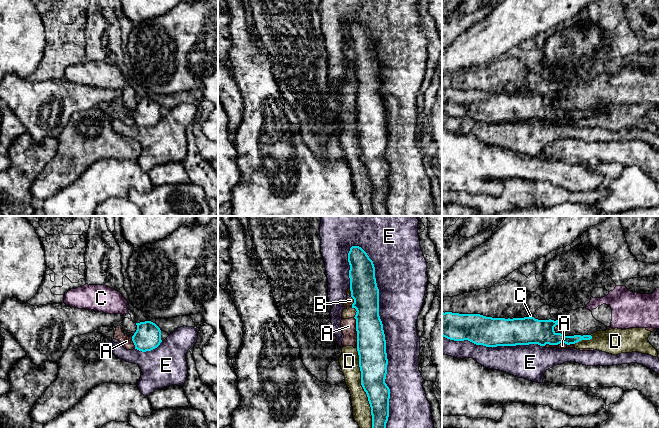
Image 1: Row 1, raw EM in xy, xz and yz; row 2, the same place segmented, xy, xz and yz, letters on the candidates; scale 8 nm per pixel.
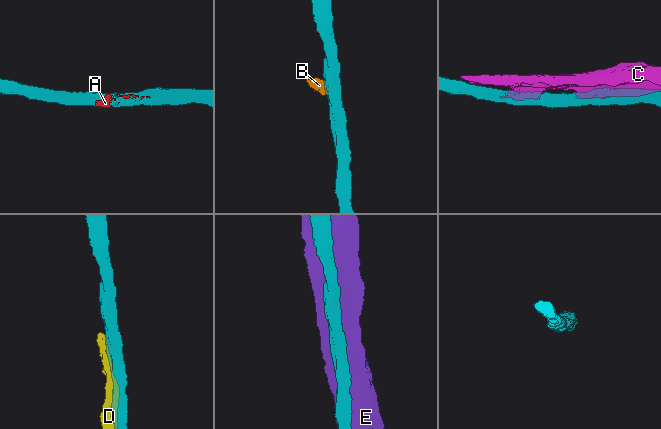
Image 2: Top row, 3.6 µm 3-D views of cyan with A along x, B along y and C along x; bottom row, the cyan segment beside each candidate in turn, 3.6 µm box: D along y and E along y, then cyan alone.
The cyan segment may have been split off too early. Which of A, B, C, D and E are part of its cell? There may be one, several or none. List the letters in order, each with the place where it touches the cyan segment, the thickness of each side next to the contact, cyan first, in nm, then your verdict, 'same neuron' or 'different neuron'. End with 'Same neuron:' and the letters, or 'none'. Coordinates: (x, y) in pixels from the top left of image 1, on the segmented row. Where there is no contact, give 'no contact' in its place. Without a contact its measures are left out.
A: contact xz (357, 332); calibres 240 and 110 nm; different neuron
B: contact xz (356, 312); calibres 220 and 90 nm; different neuron
C: contact yz (531, 317); calibres 220 and 20 nm; different neuron
D: contact xz (363, 388); calibres 220 and 160 nm; different neuron
E: contact xz (383, 333); calibres 240 and 340 nm; same neuron
Same neuron: E

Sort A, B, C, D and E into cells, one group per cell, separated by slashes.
A B C D / E

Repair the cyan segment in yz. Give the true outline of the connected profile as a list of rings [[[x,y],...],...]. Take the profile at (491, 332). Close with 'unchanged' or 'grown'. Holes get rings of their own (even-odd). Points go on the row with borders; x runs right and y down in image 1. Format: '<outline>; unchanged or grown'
[[[442,312],[442,354],[454,358],[473,358],[488,369],[509,373],[518,378],[543,383],[546,370],[565,362],[576,362],[586,366],[612,366],[638,363],[659,374],[659,358],[639,352],[612,355],[599,350],[580,351],[575,348],[546,348],[545,345],[575,344],[581,340],[592,339],[591,335],[565,336],[556,333],[554,327],[562,322],[538,320],[534,317],[492,318],[480,314],[459,314]]]; grown

